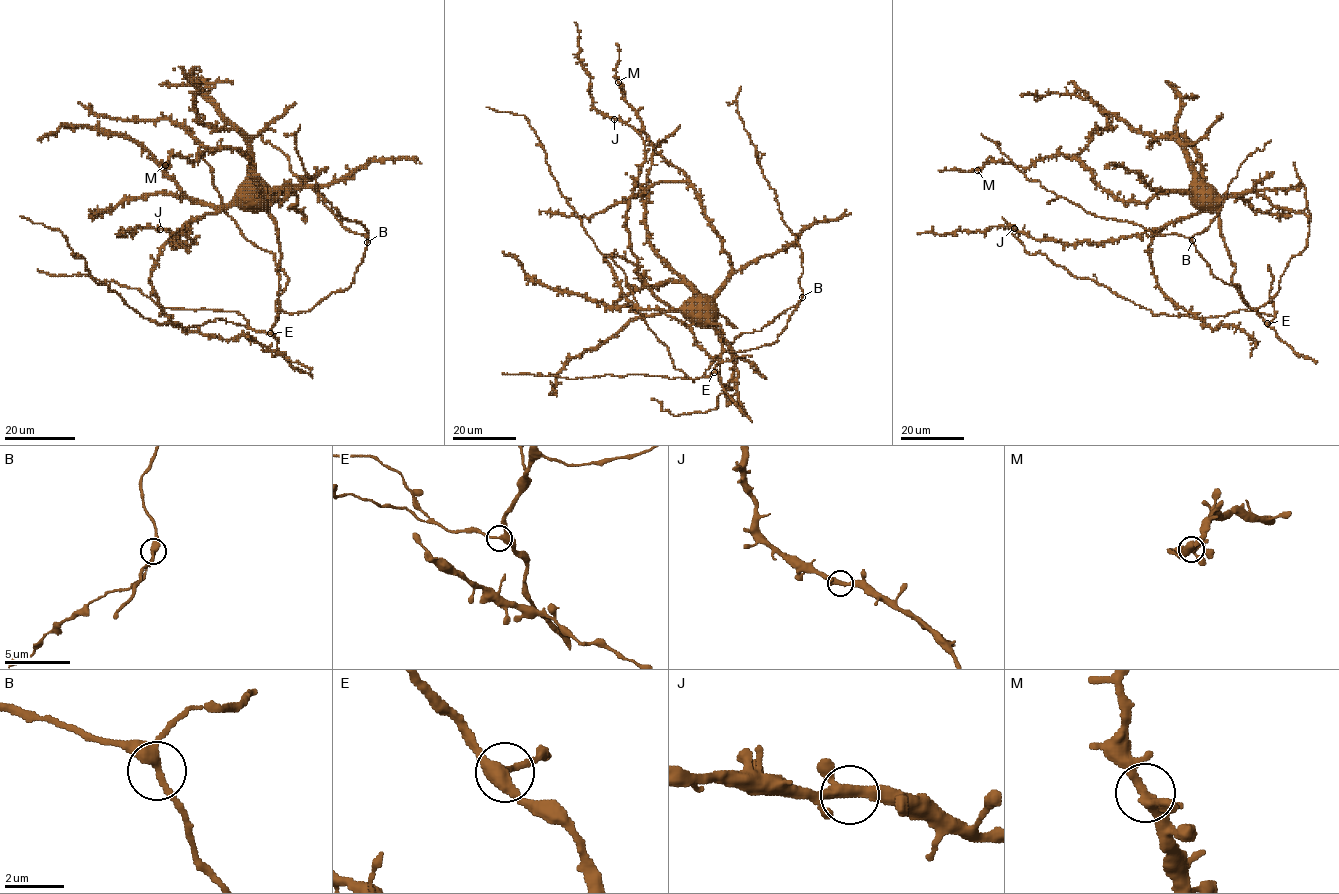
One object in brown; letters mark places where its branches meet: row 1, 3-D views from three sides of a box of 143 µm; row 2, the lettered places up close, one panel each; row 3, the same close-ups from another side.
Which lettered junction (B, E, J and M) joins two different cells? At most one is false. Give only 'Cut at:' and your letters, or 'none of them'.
Cut at: none of them

